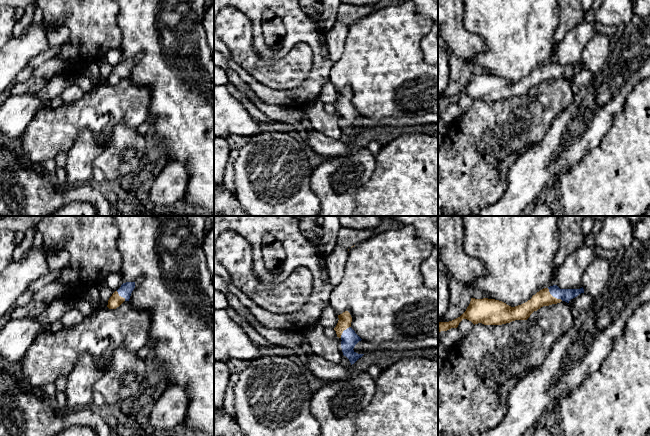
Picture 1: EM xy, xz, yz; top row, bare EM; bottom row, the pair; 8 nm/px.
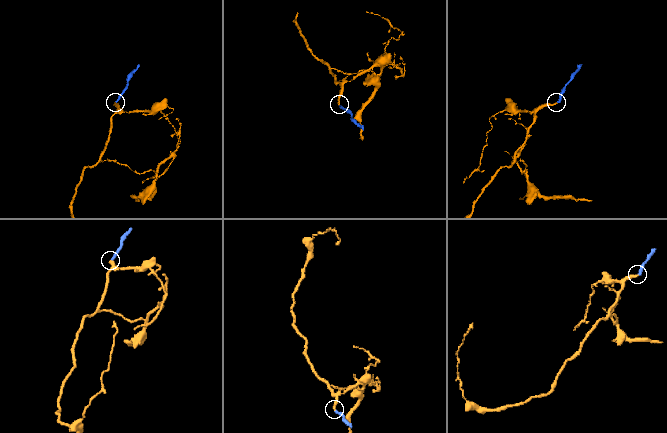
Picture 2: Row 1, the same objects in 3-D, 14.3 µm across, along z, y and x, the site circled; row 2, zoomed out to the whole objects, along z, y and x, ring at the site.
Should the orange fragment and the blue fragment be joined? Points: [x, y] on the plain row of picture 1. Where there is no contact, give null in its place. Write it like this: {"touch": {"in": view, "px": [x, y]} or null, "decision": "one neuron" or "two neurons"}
{"touch": {"in": "yz", "px": [554, 73]}, "decision": "one neuron"}

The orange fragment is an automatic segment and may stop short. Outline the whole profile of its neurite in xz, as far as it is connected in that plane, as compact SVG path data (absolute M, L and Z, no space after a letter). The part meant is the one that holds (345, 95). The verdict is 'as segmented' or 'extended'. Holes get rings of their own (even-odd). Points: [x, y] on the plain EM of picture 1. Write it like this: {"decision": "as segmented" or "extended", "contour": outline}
{"decision": "extended", "contour": "M348 87L338 91L338 99L334 106L341 117L343 131L346 132L351 141L354 140L364 130L358 130L353 125L362 115L351 104L352 93Z"}

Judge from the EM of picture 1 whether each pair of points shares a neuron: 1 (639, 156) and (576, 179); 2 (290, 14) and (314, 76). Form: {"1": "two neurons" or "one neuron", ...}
{"1": "one neuron", "2": "one neuron"}

